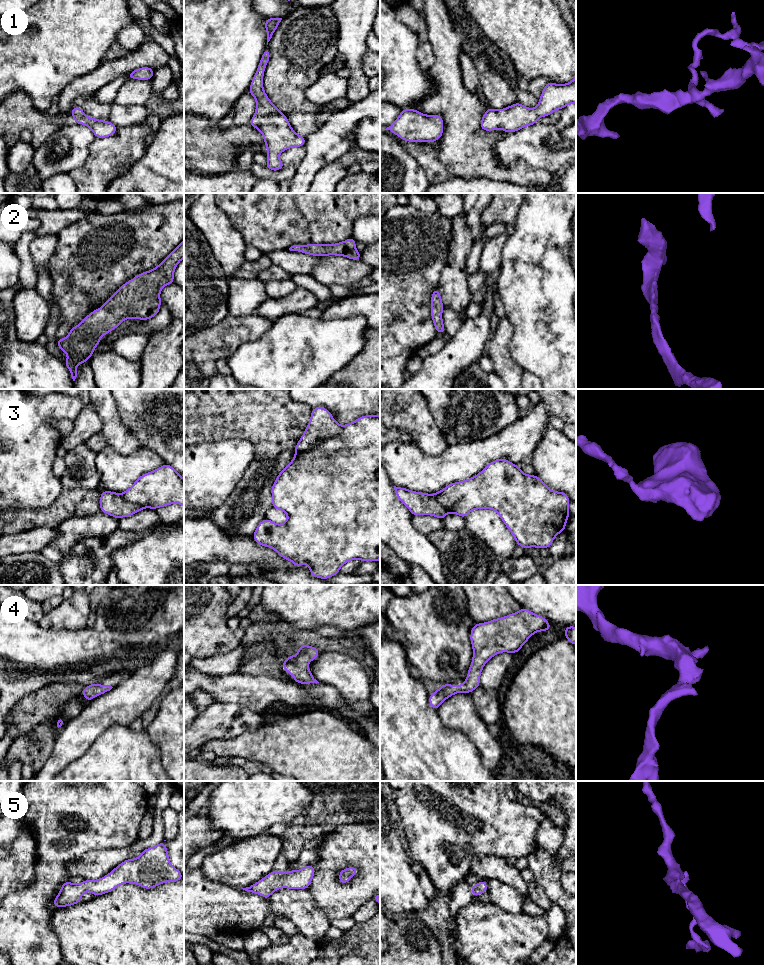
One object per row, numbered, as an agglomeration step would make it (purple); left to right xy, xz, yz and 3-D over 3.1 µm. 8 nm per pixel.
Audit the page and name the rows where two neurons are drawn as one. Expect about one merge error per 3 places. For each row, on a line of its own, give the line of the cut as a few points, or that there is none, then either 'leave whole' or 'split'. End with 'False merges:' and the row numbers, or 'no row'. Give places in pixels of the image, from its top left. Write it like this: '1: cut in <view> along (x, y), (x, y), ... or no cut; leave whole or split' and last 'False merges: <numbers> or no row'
1: no cut; leave whole
2: no cut; leave whole
3: cut in xz along (342, 426), (339, 433), (323, 440), (314, 448), (296, 453); split
4: no cut; leave whole
5: no cut; leave whole
False merges: 3

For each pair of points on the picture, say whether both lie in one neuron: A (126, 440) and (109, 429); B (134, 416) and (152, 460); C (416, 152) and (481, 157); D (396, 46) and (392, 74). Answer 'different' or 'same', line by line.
A: same
B: different
C: different
D: same

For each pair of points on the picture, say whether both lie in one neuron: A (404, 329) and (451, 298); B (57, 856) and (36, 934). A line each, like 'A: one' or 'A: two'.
A: two
B: one

